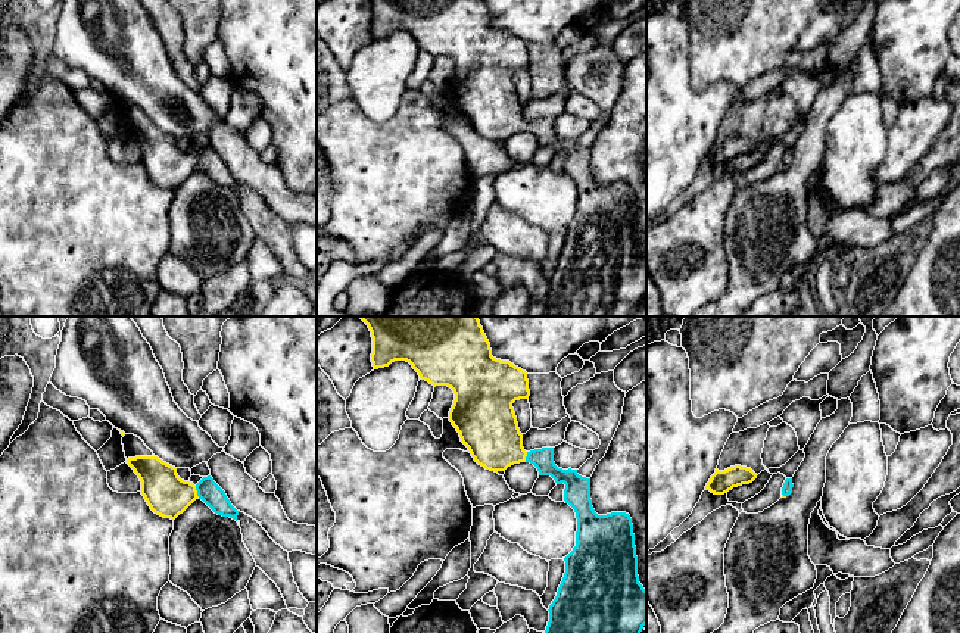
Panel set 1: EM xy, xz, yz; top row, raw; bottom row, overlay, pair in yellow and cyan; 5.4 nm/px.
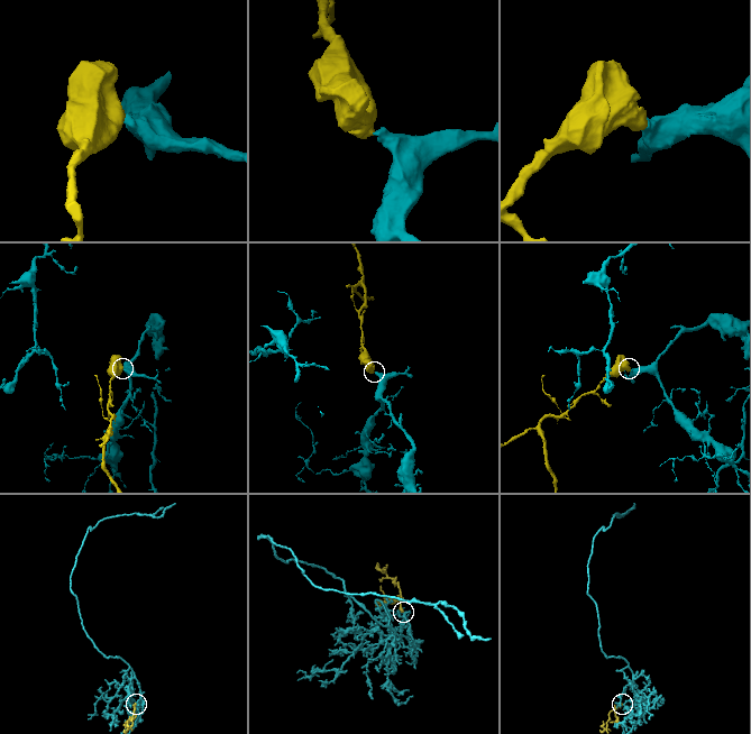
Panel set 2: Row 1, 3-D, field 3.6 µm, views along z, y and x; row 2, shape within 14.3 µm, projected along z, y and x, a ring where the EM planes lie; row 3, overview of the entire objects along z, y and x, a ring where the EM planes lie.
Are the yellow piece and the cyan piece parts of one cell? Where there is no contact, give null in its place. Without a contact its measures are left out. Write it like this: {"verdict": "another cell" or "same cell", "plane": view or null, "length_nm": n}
{"verdict": "same cell", "plane": "xy", "length_nm": 70}

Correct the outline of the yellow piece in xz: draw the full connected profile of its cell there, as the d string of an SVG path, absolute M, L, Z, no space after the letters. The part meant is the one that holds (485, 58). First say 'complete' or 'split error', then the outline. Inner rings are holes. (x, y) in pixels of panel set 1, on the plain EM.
split error | M370 0L373 7L371 32L374 40L389 37L395 31L406 31L421 50L436 56L448 56L455 63L449 81L449 91L459 103L474 131L490 141L505 141L520 132L533 134L539 146L551 146L557 155L564 153L564 171L577 188L576 216L564 228L565 243L557 266L549 275L549 291L545 300L551 316L632 316L646 294L646 261L639 253L638 227L632 188L626 183L598 185L590 169L590 149L577 144L577 140L562 140L554 132L554 118L526 122L512 74L529 69L527 43L509 31L492 26L490 13L483 0Z

